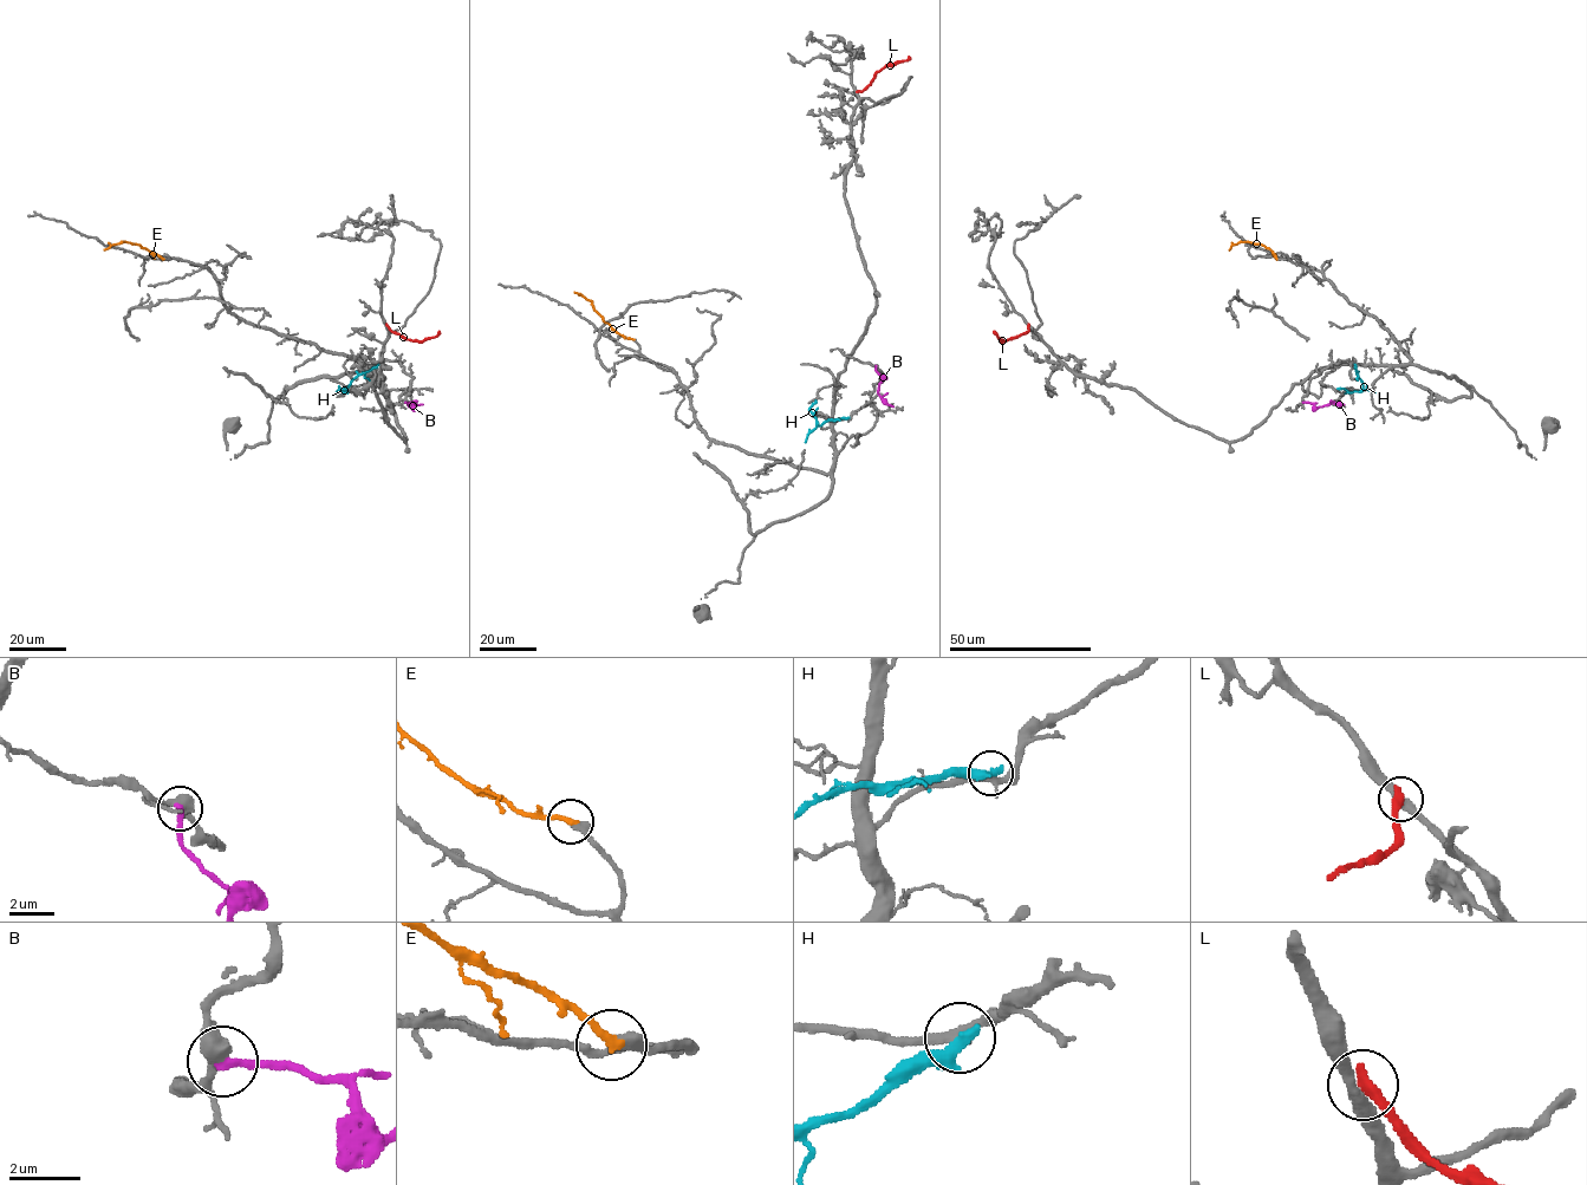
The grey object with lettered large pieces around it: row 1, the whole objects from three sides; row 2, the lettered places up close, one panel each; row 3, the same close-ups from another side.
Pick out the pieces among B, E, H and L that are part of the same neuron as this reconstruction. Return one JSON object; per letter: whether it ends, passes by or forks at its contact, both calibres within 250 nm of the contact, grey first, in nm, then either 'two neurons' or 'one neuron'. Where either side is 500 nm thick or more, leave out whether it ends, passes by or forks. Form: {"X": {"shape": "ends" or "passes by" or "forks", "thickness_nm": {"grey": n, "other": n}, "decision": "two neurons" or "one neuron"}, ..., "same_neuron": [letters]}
{"B": {"shape": "ends", "thickness_nm": {"grey": 440, "other": 240}, "decision": "two neurons"}, "E": {"shape": "ends", "thickness_nm": {"grey": 360, "other": 240}, "decision": "one neuron"}, "H": {"shape": "ends", "thickness_nm": {"grey": 280, "other": 440}, "decision": "two neurons"}, "L": {"shape": "ends", "thickness_nm": {"grey": 360, "other": 380}, "decision": "two neurons"}, "same_neuron": ["E"]}

